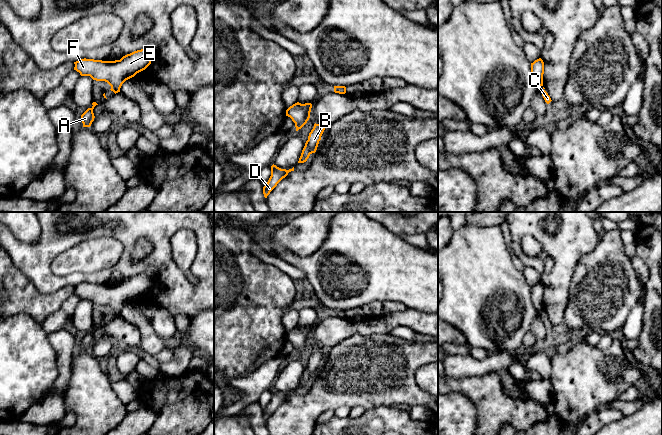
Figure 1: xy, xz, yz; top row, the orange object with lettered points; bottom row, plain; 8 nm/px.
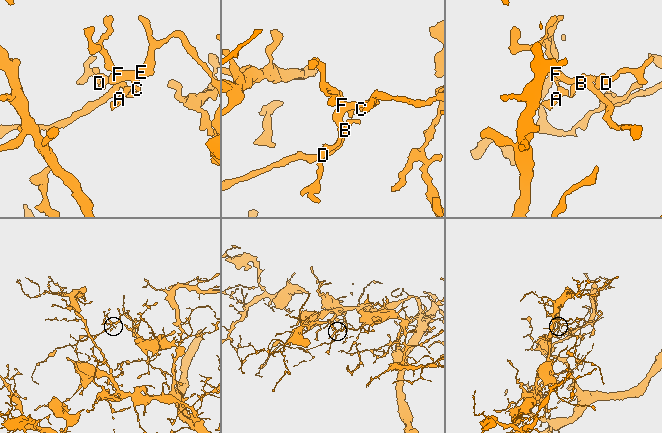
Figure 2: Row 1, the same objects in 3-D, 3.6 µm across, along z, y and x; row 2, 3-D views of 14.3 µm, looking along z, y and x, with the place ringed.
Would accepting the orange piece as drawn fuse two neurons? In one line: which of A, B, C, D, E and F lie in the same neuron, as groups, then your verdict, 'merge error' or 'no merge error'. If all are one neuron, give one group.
A B C D E F | no merge error

